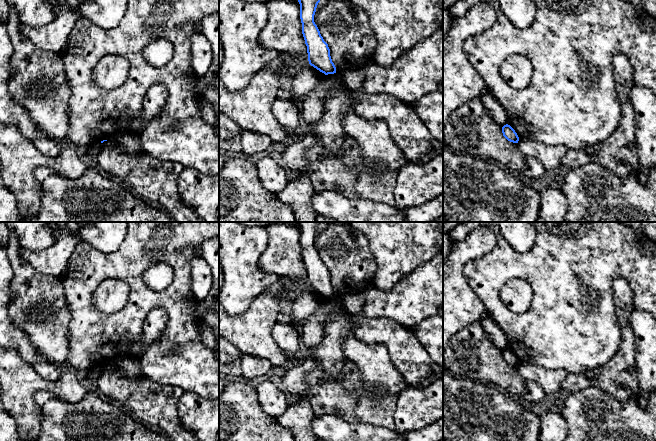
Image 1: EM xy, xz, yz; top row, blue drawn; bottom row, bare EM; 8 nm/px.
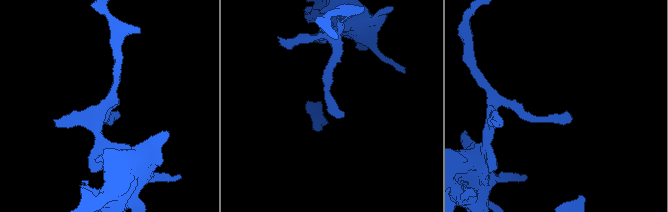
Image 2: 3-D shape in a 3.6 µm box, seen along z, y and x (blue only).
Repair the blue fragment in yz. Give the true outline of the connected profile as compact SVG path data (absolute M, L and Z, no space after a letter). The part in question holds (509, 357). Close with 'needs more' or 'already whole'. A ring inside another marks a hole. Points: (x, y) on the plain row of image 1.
M508 348L502 351L503 360L510 366L518 367L519 361L515 354Z; already whole

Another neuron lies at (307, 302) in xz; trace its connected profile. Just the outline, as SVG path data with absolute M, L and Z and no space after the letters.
M301 288L297 295L291 298L291 325L298 331L300 337L304 322L315 314L326 303L326 300L310 288Z

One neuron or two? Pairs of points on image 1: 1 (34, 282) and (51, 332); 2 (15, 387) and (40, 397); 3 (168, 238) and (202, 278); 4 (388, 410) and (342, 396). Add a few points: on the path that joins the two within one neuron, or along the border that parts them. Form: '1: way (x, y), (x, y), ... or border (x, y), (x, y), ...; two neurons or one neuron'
1: way (34, 294), (41, 303), (47, 320); one neuron
2: border (53, 393), (47, 390), (38, 390), (33, 398); two neurons
3: border (200, 255), (195, 255), (190, 262), (191, 289); two neurons
4: way (377, 410), (364, 410), (353, 406); one neuron

